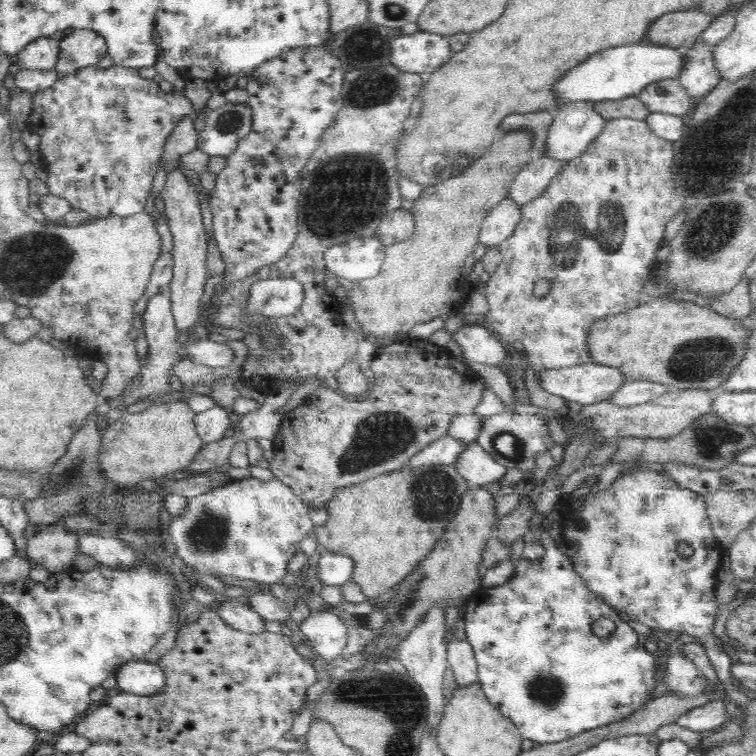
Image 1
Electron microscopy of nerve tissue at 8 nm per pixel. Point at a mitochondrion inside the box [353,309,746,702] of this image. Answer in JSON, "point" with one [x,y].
{"point":[698,360]}

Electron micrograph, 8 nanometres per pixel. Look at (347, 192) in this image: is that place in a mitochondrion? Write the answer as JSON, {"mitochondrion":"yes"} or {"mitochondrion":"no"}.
{"mitochondrion":"yes"}

